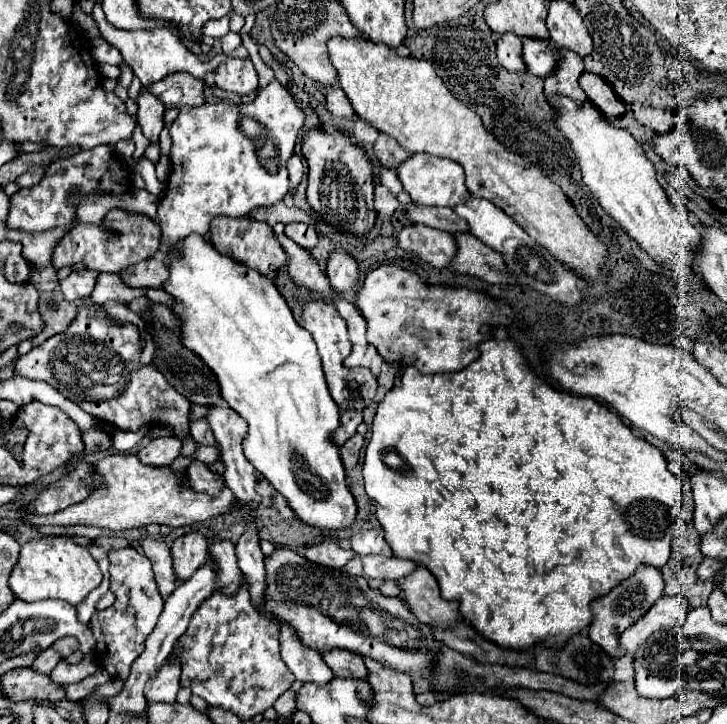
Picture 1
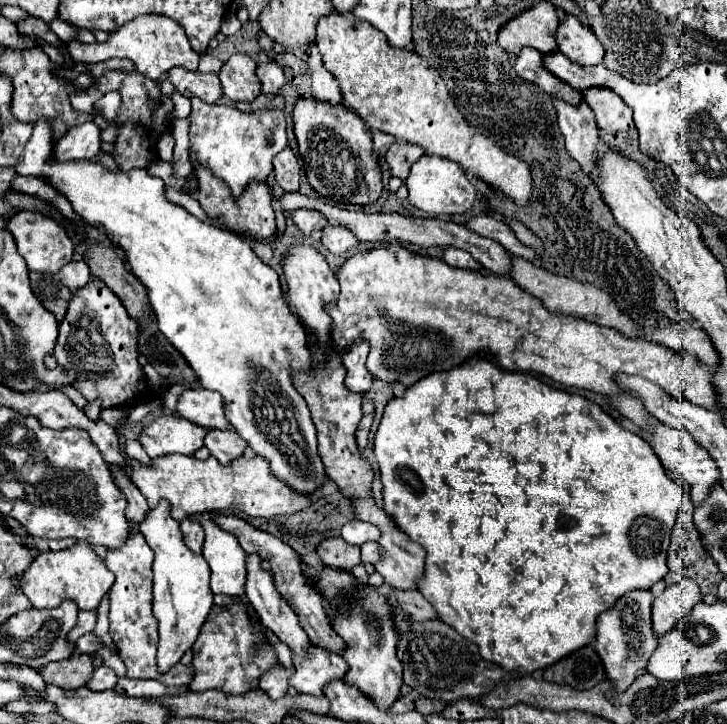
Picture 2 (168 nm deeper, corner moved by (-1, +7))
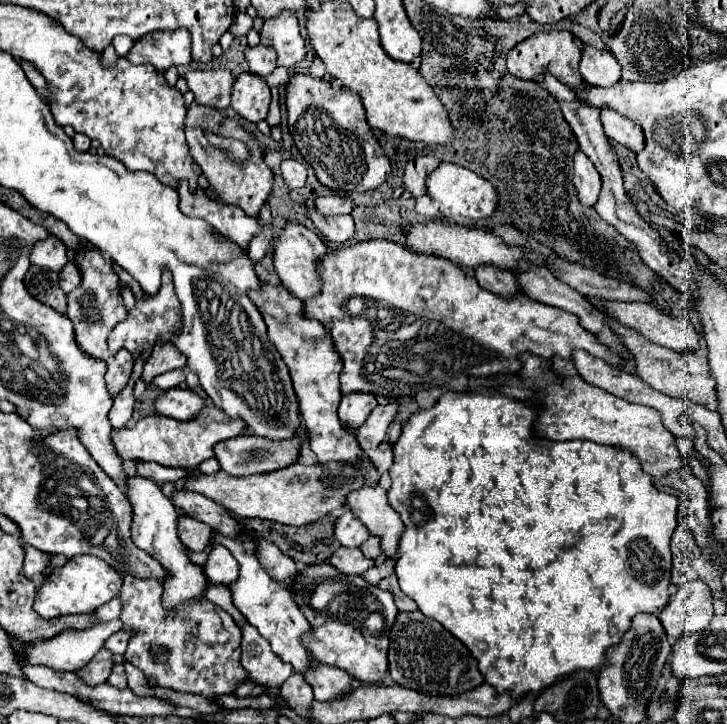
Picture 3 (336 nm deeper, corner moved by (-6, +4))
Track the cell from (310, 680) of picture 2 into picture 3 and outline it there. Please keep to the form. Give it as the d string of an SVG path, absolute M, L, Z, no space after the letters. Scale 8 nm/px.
M212 532L208 546L212 548L214 544L228 548L240 566L238 578L228 584L228 588L232 592L234 606L260 632L260 636L264 636L270 642L270 648L278 658L292 664L294 672L304 672L308 668L310 654L300 644L300 636L310 632L310 624L304 618L304 614L300 612L300 608L296 606L296 602L292 600L292 594L282 584L276 584L276 580L264 570L264 566L256 558L256 542L248 536L248 532L240 532L236 538L228 538L228 536L222 536L218 532Z

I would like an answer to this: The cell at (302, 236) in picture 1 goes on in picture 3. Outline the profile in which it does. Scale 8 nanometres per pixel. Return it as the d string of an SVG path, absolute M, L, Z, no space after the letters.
M322 196L316 198L316 208L318 212L322 212L324 216L334 216L334 214L350 214L354 208L352 198L348 196Z

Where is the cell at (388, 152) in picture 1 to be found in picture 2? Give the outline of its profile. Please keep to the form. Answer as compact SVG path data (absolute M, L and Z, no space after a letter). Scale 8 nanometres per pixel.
M395 141L395 143L391 143L391 147L387 149L385 161L387 161L387 165L391 167L391 175L405 181L405 177L409 175L409 167L411 167L423 153L425 153L425 151L423 151L419 145L405 143L405 141L403 141L403 143L401 143L401 141Z

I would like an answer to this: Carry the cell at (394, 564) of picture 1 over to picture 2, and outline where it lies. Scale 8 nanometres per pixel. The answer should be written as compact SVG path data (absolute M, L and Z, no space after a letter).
M365 543L361 545L361 563L377 563L381 559L381 545L379 543Z

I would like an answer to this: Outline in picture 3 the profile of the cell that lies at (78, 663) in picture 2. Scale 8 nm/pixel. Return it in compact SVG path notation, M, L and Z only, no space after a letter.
M102 648L102 650L90 660L90 664L84 666L82 670L78 670L76 674L78 674L88 686L96 686L96 684L102 684L102 682L108 680L112 668L114 668L112 652L106 652L106 648Z

